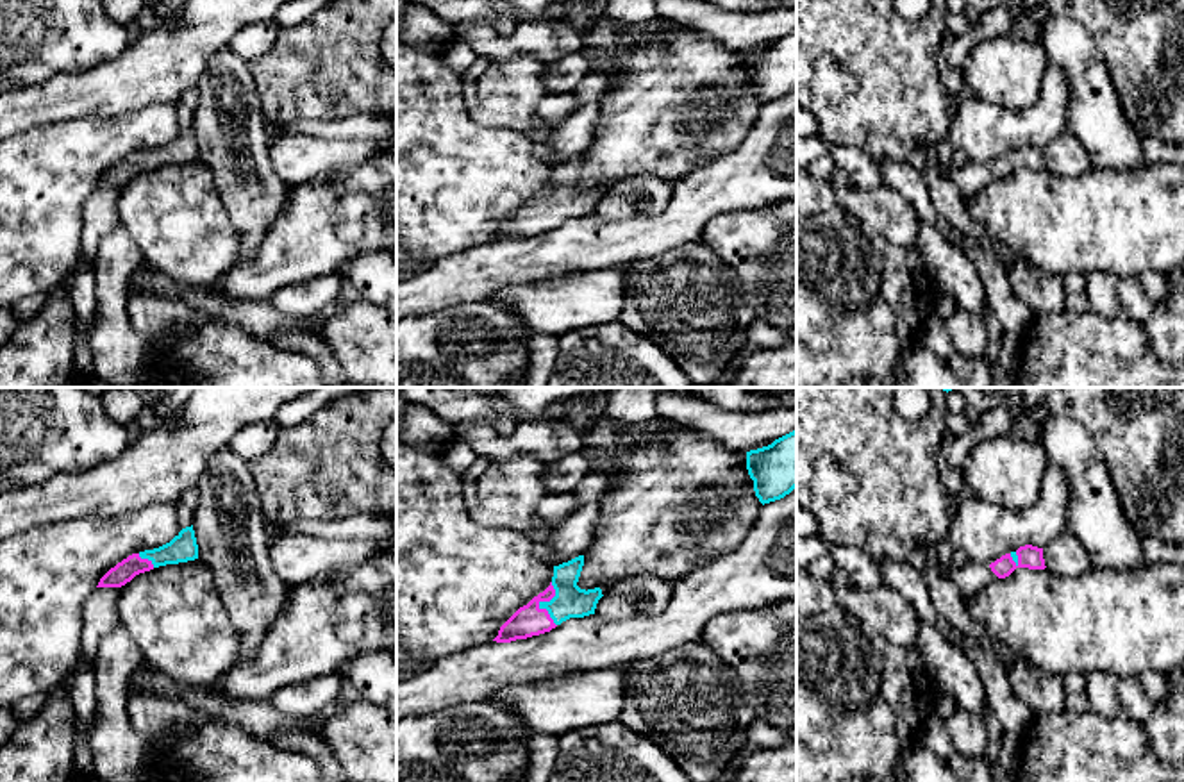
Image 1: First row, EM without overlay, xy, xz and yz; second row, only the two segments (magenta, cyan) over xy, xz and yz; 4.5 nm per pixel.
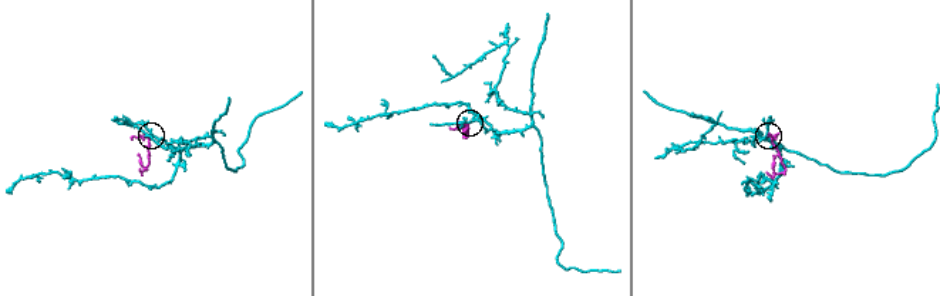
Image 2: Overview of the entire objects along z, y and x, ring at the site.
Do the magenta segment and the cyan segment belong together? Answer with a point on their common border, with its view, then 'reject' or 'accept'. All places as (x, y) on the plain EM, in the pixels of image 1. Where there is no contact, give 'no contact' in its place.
contact xz (541, 200); accept

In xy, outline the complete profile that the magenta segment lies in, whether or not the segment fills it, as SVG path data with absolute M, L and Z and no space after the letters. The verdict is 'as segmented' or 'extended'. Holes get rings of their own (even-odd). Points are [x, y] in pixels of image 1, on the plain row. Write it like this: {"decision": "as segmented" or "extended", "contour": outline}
{"decision": "extended", "contour": "M193 125L182 129L170 143L132 154L114 168L111 168L98 182L96 187L121 187L136 175L150 171L166 164L179 164L198 159L198 145Z"}

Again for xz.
{"decision": "extended", "contour": "M584 155L554 166L550 186L520 207L498 230L496 243L511 243L550 232L570 218L595 214L600 187L580 189L577 186L584 166Z"}

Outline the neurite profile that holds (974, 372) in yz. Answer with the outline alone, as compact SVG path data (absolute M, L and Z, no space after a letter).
M954 352L948 359L948 364L961 380L963 387L993 387L993 377L986 359L966 357L959 352Z

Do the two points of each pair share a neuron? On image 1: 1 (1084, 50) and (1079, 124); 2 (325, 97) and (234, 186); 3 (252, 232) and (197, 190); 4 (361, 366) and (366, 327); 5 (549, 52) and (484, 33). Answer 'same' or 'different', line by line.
1: same
2: different
3: different
4: same
5: same

